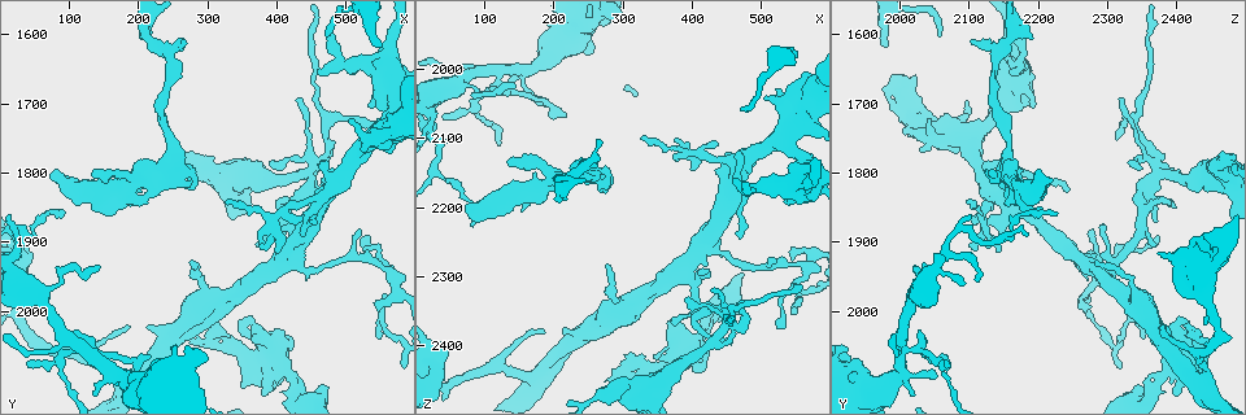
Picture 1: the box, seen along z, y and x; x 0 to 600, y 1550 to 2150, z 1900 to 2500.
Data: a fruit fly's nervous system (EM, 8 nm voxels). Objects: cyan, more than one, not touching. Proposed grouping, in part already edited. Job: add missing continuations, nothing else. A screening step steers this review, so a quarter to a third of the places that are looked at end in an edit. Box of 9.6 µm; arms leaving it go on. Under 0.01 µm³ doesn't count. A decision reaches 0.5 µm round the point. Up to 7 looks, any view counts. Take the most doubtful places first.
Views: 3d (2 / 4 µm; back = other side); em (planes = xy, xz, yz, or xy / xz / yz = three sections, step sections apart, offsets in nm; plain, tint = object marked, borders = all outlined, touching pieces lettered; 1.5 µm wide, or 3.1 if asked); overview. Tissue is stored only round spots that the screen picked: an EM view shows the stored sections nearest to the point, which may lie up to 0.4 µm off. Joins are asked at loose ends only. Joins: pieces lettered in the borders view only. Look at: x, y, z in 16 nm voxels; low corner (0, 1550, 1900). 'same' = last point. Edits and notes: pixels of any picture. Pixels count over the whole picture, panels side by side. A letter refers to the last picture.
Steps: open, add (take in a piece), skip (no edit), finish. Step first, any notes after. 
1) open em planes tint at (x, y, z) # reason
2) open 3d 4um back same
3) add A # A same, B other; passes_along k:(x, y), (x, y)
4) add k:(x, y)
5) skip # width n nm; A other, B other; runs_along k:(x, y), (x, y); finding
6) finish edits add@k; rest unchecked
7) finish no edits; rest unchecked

open 3d 4um at (40, 2080, 2065)

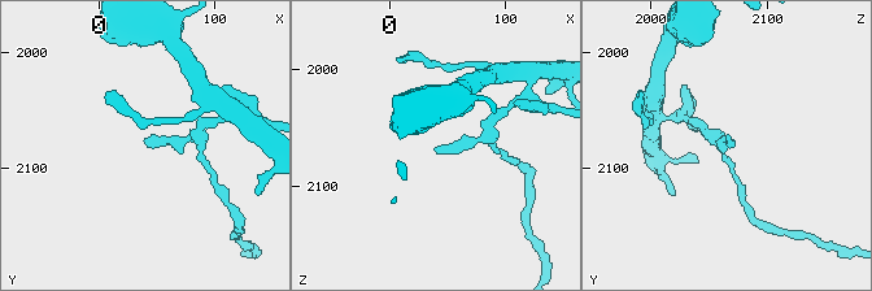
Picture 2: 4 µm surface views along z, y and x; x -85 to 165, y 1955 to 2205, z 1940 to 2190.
open em xy step 4 borders at (40, 2080, 2066) # shape alone is not enough

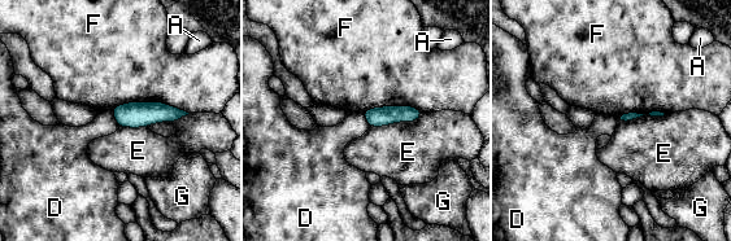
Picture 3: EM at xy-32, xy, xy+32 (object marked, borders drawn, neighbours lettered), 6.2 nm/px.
skip # A other, D other, E other, F other, G other; runs_along 3:(116, 112), (181, 113); no lettered piece goes on from it

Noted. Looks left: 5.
open em planes borders at (535, 1705, 2195) # thick end

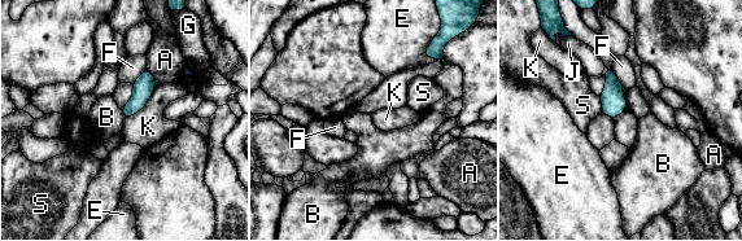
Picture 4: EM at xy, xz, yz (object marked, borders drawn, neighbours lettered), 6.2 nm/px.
skip # longest_contact K 280 nm; A other, B other, E other, F other, G other, J other, K other, S other; border 4:(121, 110), (125, 118); no lettered piece goes on from it

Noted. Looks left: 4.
open em xz step 8 borders at (215, 2060, 2065) # tapers out

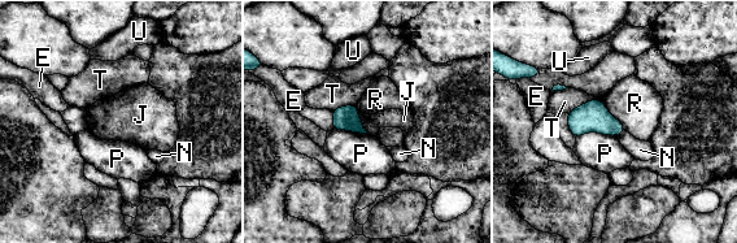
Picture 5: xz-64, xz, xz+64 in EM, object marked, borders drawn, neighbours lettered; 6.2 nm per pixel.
open em planes borders same

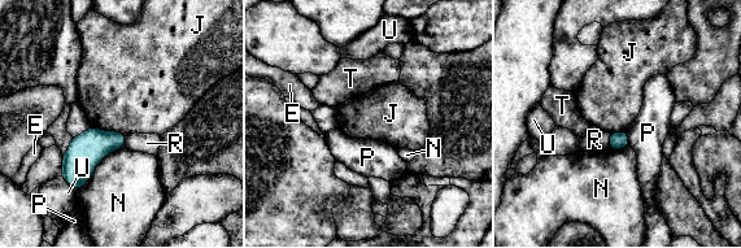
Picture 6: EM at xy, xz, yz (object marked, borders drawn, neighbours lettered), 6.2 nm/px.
skip # width 100 nm; E other, J other, N other, P other, R other, T other, U other; border 6:(91, 126), (125, 135); none of them fits

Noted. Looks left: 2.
finish no edits; rest unchecked

